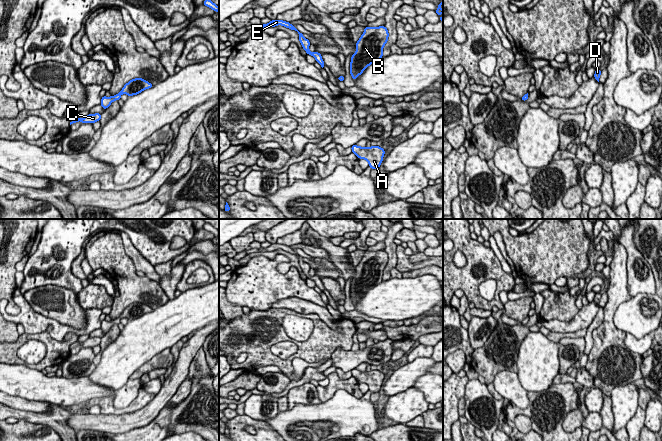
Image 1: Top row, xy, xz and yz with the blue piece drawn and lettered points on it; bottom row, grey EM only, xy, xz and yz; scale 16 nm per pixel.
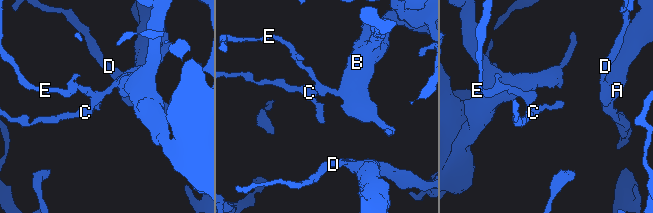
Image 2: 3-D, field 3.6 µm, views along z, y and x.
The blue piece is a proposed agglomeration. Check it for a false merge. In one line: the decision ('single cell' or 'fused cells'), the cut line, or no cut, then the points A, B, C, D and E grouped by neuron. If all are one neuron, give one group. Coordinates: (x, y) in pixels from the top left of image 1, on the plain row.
single cell; no cut; A B C D E

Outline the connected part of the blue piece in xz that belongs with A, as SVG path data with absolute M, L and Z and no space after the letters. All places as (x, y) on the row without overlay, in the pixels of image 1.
M357 369L351 370L352 376L359 382L368 385L369 391L372 393L379 393L385 374L379 370L360 371Z

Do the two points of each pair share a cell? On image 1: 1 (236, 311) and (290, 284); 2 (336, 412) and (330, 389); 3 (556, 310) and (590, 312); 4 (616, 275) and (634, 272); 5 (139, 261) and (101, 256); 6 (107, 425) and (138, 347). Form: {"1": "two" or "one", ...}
{"1": "two", "2": "two", "3": "two", "4": "two", "5": "two", "6": "two"}

